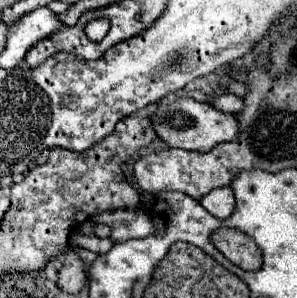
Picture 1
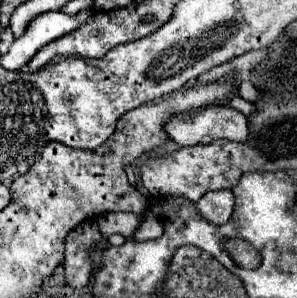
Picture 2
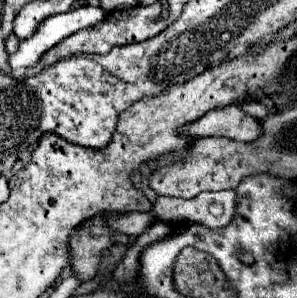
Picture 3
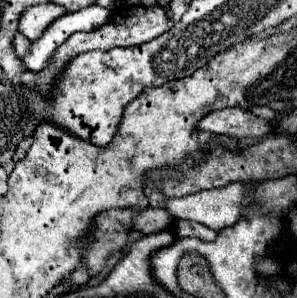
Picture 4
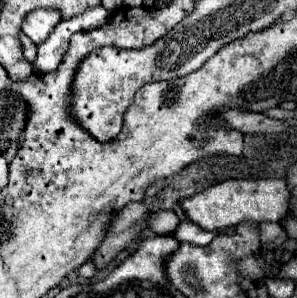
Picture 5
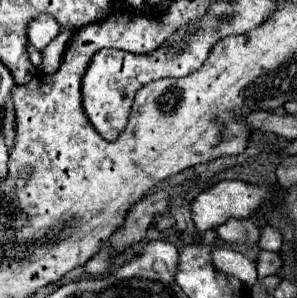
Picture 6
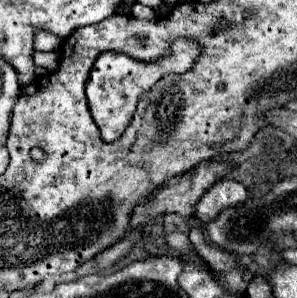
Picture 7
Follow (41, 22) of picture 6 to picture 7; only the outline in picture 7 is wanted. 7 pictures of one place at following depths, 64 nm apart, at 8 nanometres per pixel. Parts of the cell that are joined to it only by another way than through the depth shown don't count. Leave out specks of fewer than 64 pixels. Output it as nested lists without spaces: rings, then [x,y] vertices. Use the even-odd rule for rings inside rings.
[[[40,30],[36,32],[36,50],[40,52],[48,52],[48,50],[54,50],[60,46],[60,38],[48,30]]]

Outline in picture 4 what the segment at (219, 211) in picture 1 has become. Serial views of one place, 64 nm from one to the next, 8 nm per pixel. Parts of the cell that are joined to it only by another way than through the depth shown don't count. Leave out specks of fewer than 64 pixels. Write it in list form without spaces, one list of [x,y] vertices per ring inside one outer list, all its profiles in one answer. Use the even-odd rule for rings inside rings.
[[[234,182],[216,190],[202,190],[184,198],[168,198],[162,208],[176,220],[194,220],[212,230],[222,230],[238,222],[244,198],[244,184]]]

